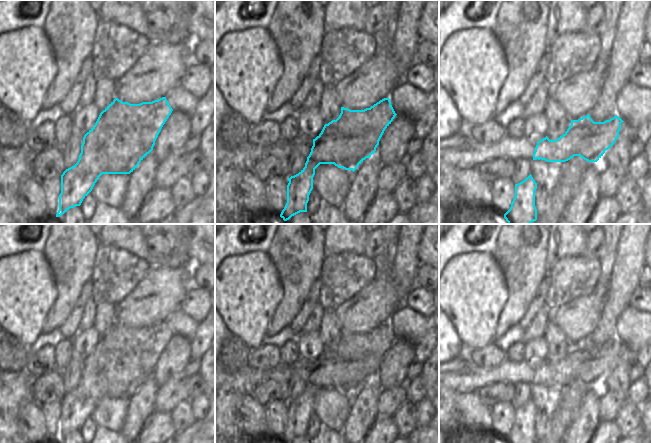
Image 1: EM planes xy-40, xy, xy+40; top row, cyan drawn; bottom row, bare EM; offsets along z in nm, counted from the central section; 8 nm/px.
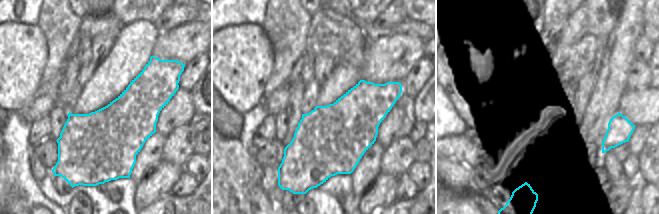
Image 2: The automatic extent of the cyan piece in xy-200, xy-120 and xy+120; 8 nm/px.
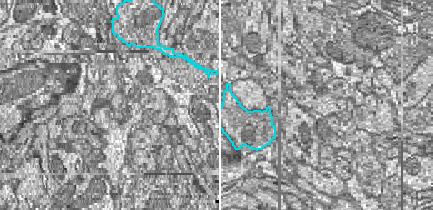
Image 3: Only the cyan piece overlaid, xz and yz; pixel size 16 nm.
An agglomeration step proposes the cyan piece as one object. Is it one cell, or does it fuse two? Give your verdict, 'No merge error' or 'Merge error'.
Merge error

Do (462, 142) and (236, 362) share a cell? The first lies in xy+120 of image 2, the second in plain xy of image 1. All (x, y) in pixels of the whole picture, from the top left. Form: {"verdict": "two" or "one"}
{"verdict": "two"}

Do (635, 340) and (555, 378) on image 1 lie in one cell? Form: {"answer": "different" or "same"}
{"answer": "different"}

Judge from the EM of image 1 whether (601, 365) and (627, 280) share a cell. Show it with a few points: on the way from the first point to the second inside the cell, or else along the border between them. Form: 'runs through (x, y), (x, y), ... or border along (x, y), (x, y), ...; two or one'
border along (616, 339), (599, 346); two

